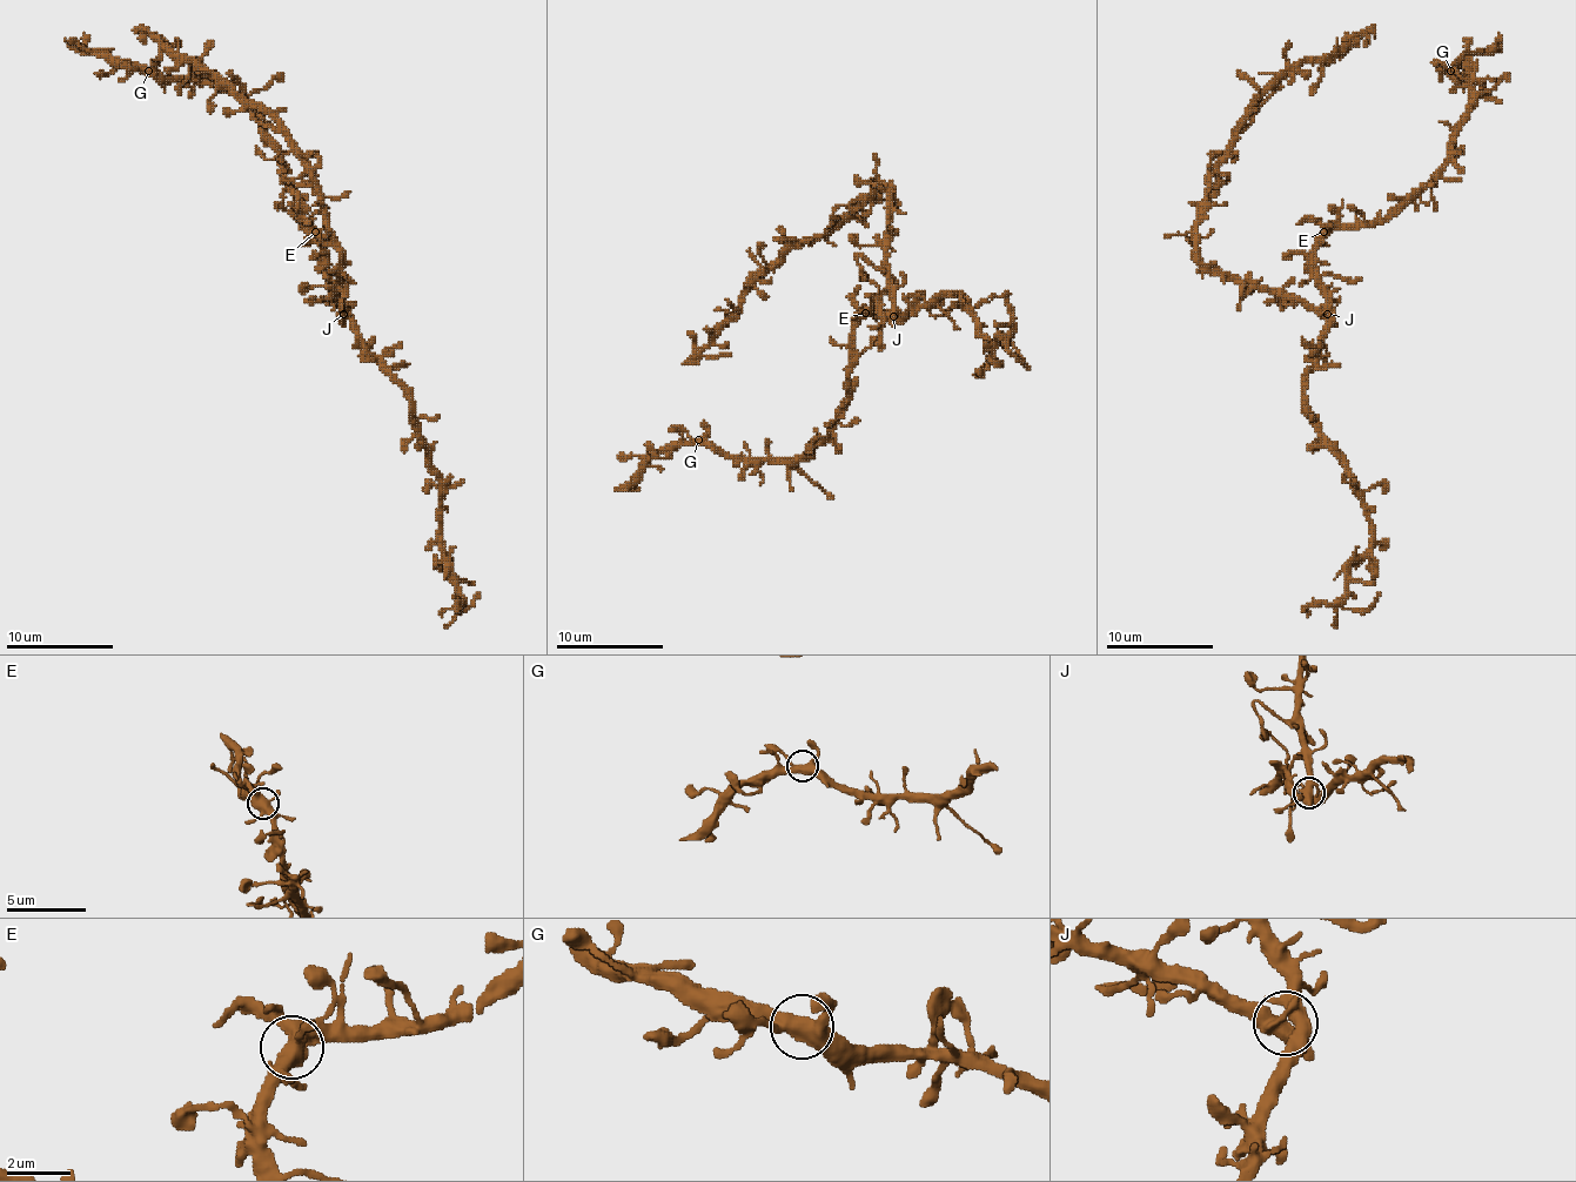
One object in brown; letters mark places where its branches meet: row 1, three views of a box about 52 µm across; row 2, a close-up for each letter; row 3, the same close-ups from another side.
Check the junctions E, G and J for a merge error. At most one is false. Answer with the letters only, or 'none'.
none

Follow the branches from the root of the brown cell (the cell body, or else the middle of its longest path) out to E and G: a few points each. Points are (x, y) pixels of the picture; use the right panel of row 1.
E: (1315, 307), (1329, 300), (1315, 264), (1315, 240), (1323, 232)
G: (1315, 307), (1329, 300), (1318, 242), (1340, 227), (1388, 221), (1447, 159), (1469, 106), (1469, 81), (1450, 71)

